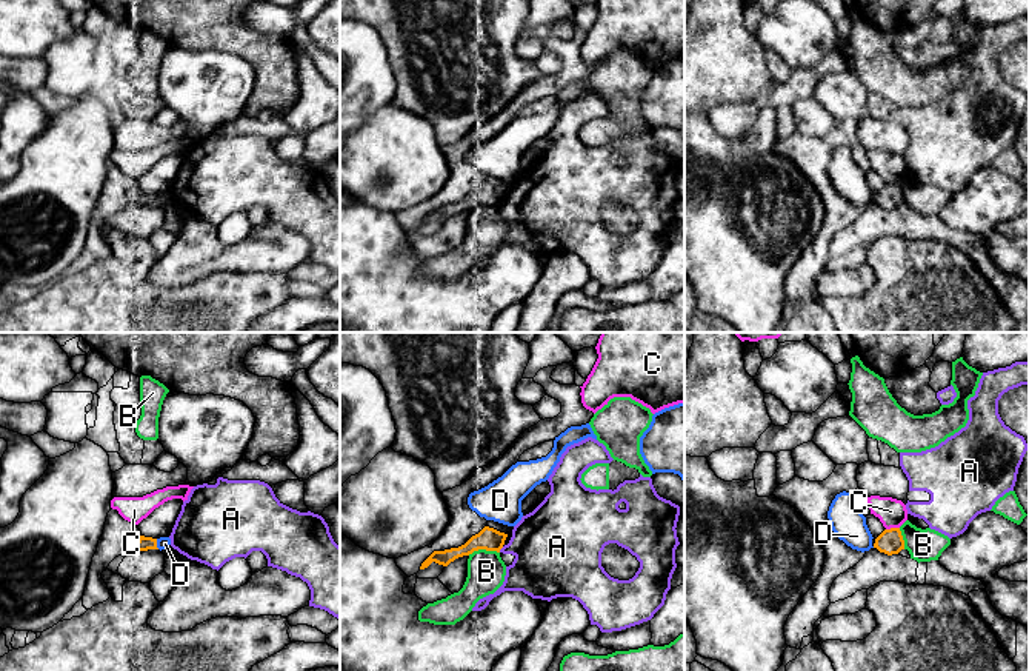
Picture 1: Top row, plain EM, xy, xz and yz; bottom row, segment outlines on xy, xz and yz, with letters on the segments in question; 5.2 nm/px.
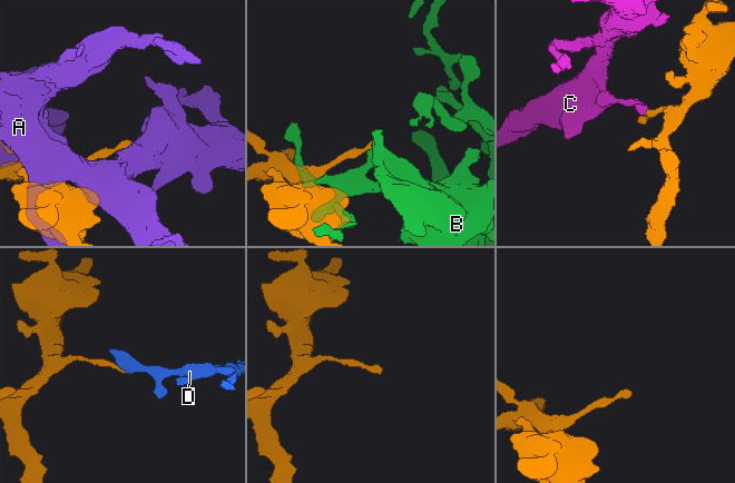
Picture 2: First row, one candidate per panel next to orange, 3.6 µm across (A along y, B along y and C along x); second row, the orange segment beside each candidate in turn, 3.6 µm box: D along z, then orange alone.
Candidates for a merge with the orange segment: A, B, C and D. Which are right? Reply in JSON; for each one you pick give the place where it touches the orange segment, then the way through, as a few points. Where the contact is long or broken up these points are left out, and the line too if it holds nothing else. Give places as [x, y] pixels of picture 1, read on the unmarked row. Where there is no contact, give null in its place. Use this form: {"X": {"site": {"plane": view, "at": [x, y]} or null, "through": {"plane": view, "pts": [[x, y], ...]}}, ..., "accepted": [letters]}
{"accepted": []}

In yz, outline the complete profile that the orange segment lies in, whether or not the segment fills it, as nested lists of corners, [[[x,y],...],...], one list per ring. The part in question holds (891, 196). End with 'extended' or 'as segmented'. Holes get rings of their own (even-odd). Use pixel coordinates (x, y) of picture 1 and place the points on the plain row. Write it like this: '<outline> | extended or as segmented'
[[[900,183],[884,185],[875,194],[874,203],[887,211],[898,209],[901,205],[904,205],[904,195]]] | as segmented

